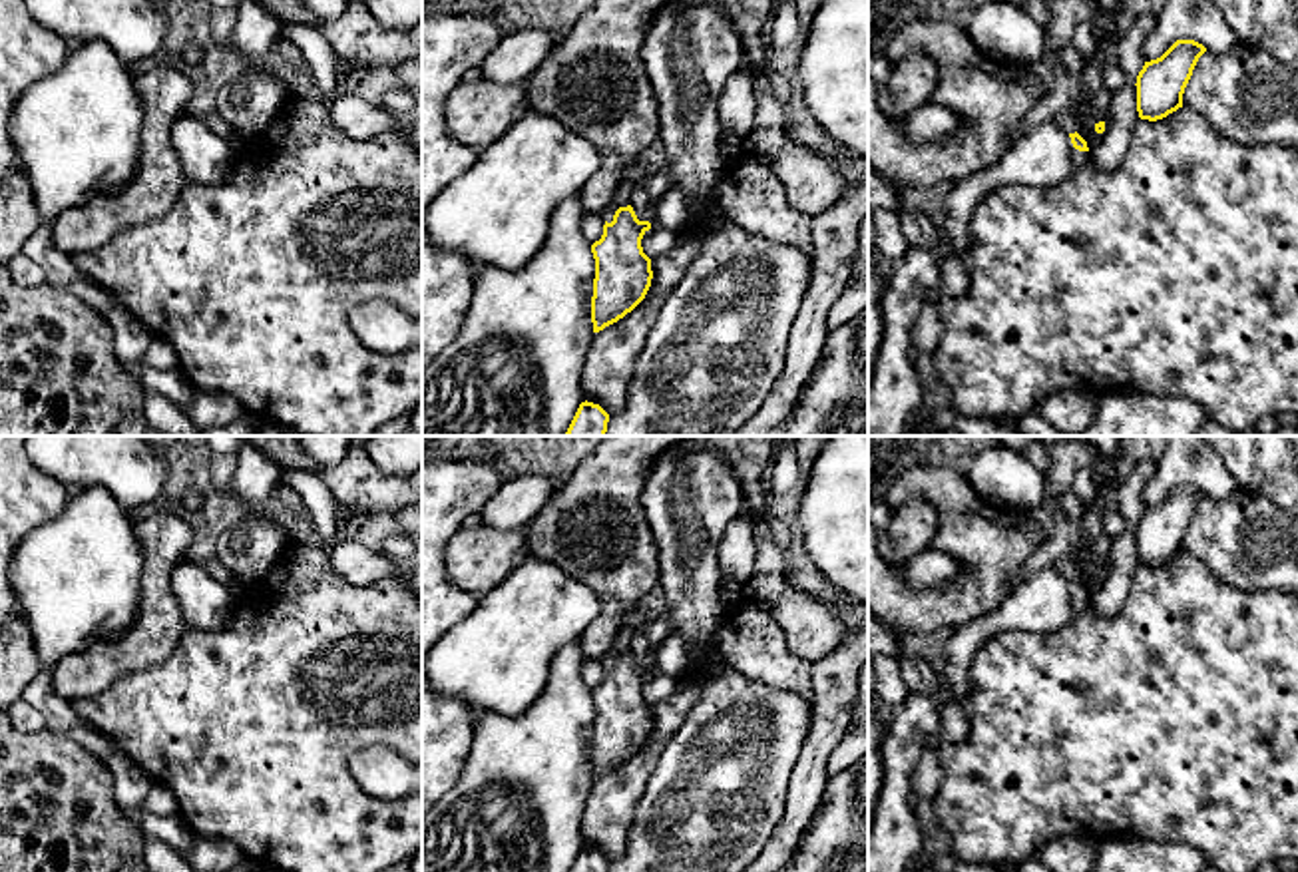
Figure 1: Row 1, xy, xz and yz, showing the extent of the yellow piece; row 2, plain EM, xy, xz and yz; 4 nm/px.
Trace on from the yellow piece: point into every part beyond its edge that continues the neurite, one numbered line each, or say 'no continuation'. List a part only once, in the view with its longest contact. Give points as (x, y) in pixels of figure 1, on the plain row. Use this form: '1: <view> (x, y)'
1: yz (1046, 602)

